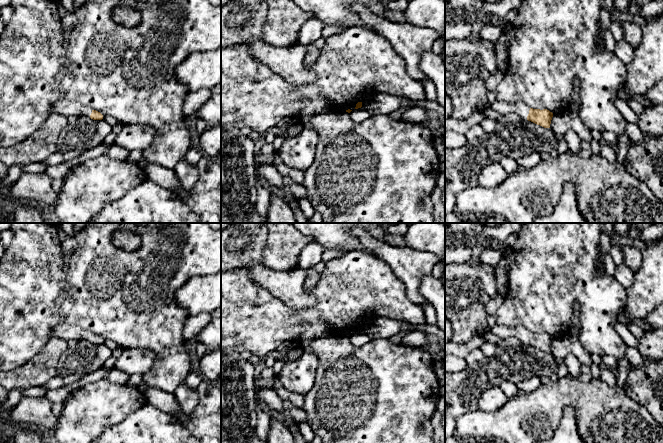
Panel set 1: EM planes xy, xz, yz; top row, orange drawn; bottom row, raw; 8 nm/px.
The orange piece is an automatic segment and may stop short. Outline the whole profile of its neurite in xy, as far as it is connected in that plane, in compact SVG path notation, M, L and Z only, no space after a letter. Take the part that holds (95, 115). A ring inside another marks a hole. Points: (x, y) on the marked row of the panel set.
M59 100L54 103L52 113L58 113L63 116L86 116L93 120L102 120L103 115L90 107L69 100Z

